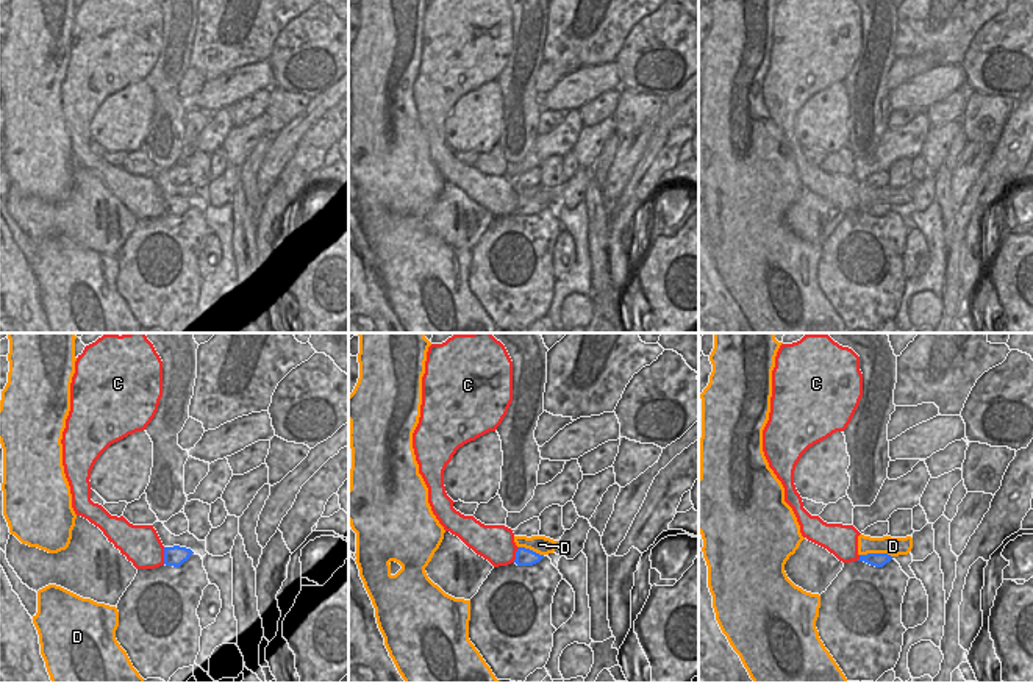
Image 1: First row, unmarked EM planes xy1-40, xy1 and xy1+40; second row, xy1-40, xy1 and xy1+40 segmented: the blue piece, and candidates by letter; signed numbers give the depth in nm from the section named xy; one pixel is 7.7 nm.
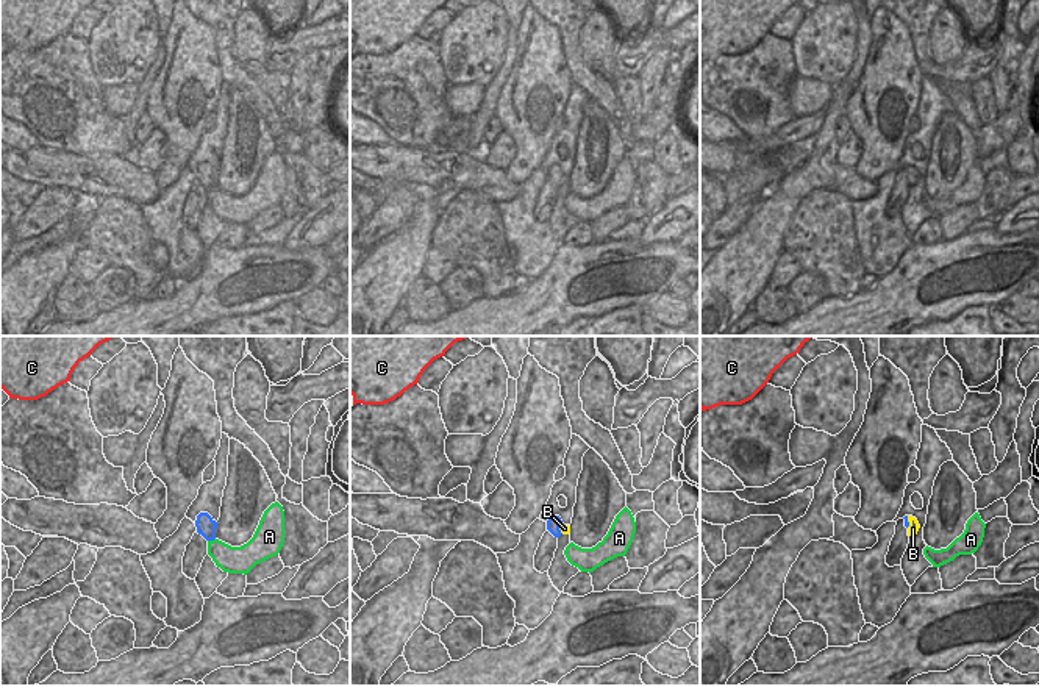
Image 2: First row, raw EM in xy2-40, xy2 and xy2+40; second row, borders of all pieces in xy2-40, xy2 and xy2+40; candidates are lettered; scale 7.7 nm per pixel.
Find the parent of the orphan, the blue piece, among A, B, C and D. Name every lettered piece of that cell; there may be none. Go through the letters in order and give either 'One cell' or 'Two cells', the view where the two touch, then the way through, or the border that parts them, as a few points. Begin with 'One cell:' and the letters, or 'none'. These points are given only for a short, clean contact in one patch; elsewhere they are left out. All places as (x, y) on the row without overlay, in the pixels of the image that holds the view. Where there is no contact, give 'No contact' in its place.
One cell: B
A: Two cells. Touches blue in xy2-40
B: One cell. Touches blue in xy2+40. Path across: xy2+40 (906, 174), (908, 172), (913, 178)
C: Two cells. Touches blue in xy1-40
D: Two cells. Touches blue in xy1+40. Boundary: xy1+40 (860, 203), (888, 203), (891, 207)

